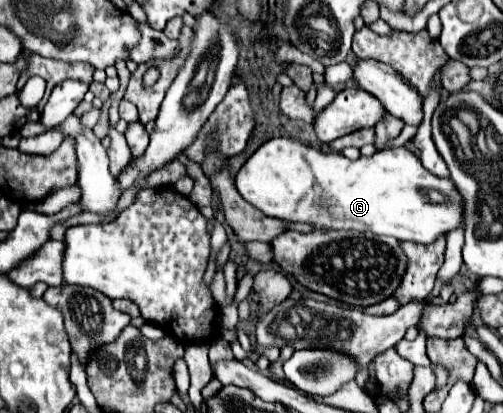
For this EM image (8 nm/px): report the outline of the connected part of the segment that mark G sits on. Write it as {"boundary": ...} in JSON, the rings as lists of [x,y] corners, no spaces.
{"boundary":[[[273,137],[263,143],[239,169],[235,187],[241,197],[265,213],[267,217],[283,219],[289,223],[309,223],[315,231],[319,229],[355,229],[371,231],[373,235],[391,235],[399,241],[433,243],[439,235],[463,225],[461,197],[451,179],[439,179],[431,175],[421,161],[405,147],[381,149],[371,157],[359,157],[355,161],[341,153],[325,153],[319,147],[305,145],[291,137]]]}

